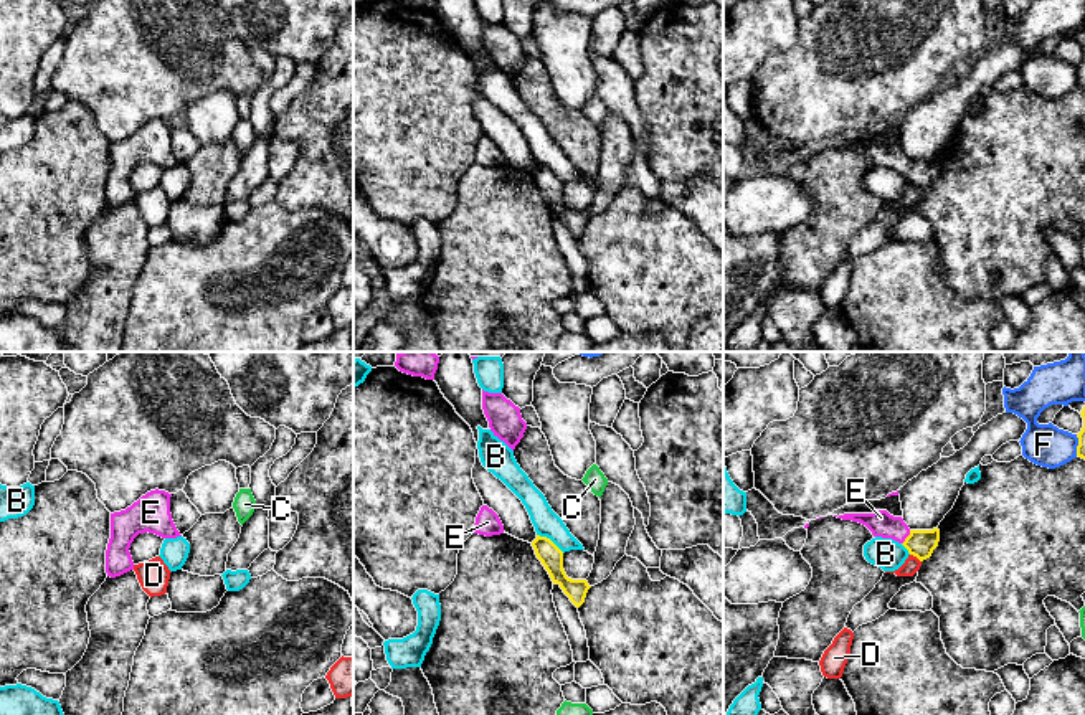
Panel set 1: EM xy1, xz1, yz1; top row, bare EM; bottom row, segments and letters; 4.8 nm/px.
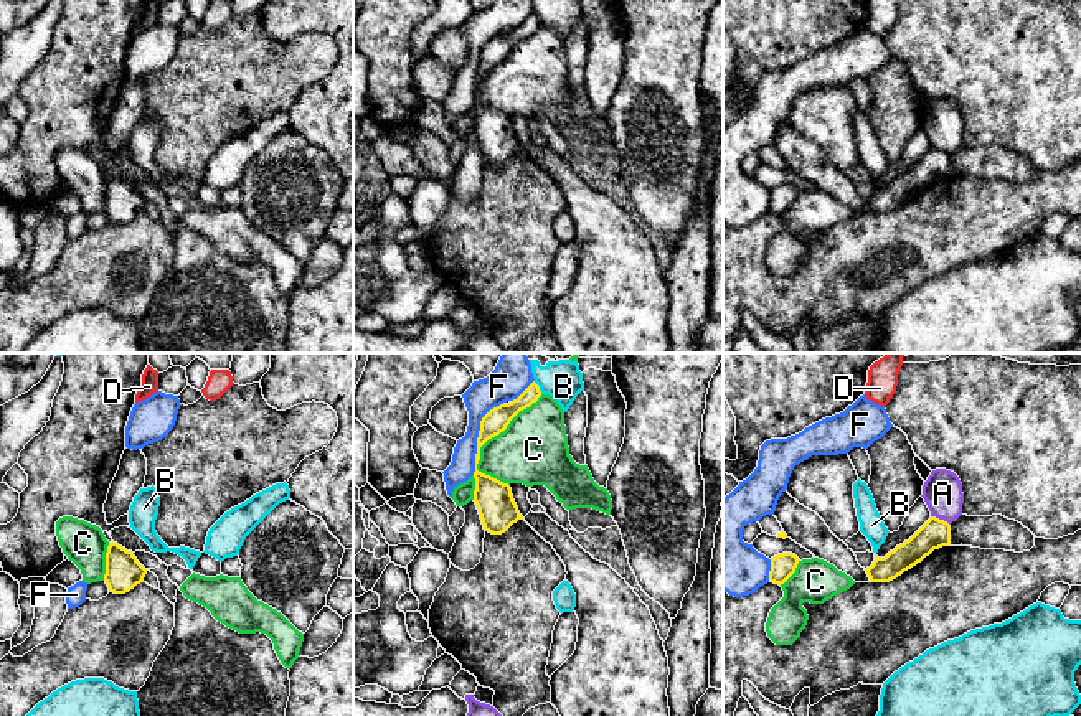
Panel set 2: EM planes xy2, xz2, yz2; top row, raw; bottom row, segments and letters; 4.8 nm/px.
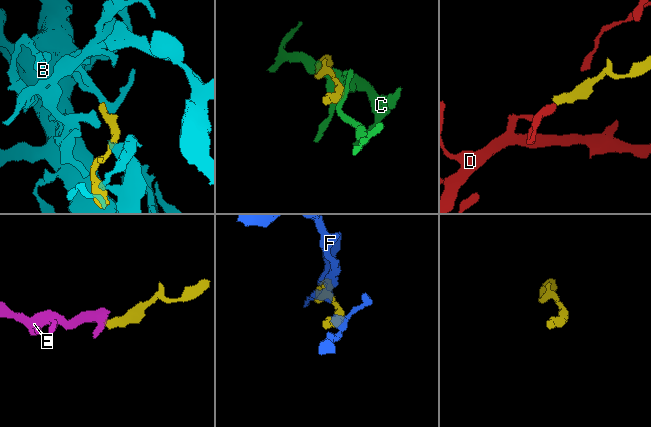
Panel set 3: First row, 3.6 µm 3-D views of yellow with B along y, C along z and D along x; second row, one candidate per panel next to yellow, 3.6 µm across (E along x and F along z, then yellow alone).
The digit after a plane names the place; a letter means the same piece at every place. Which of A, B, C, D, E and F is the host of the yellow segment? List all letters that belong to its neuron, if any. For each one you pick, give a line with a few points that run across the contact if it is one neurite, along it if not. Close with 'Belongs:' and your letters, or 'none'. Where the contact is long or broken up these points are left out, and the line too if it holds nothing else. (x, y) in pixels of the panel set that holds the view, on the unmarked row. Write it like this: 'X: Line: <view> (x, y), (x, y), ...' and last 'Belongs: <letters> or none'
E: Line: yz1 (920, 174), (907, 167), (894, 157), (881, 154)
Belongs: E

